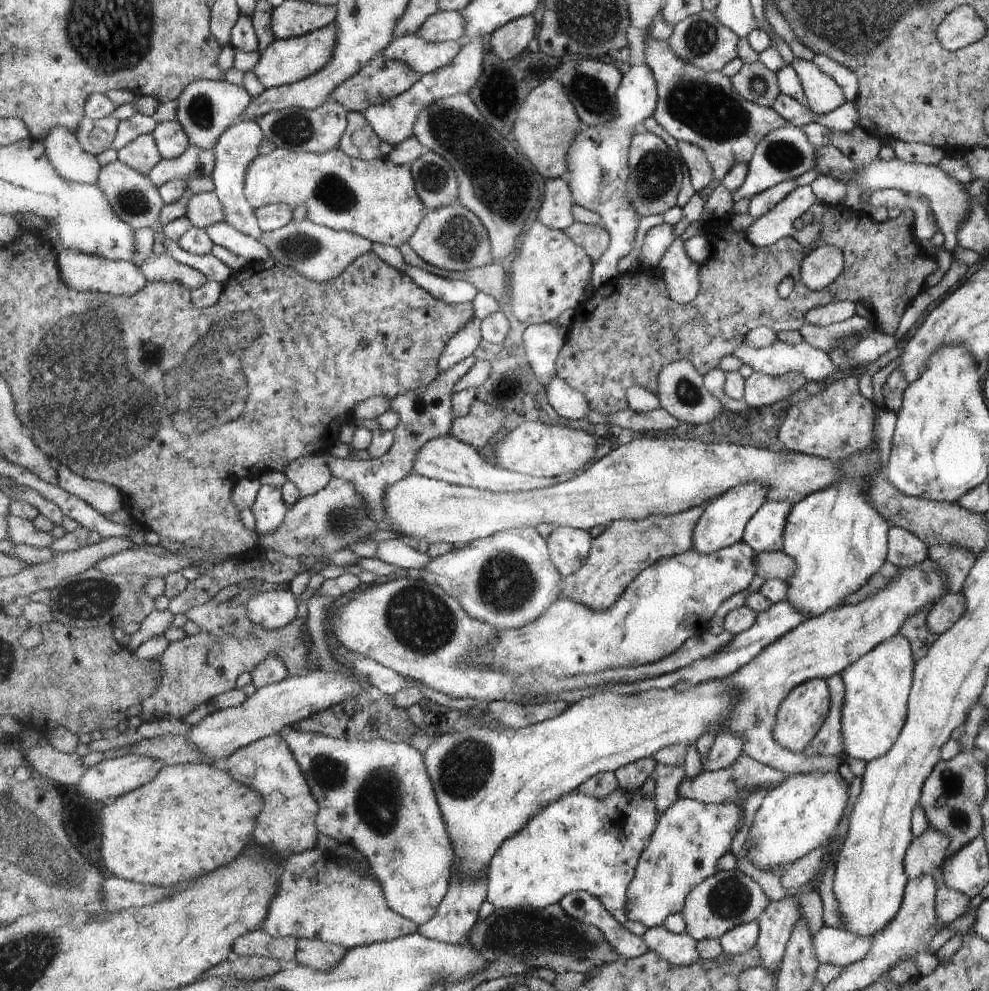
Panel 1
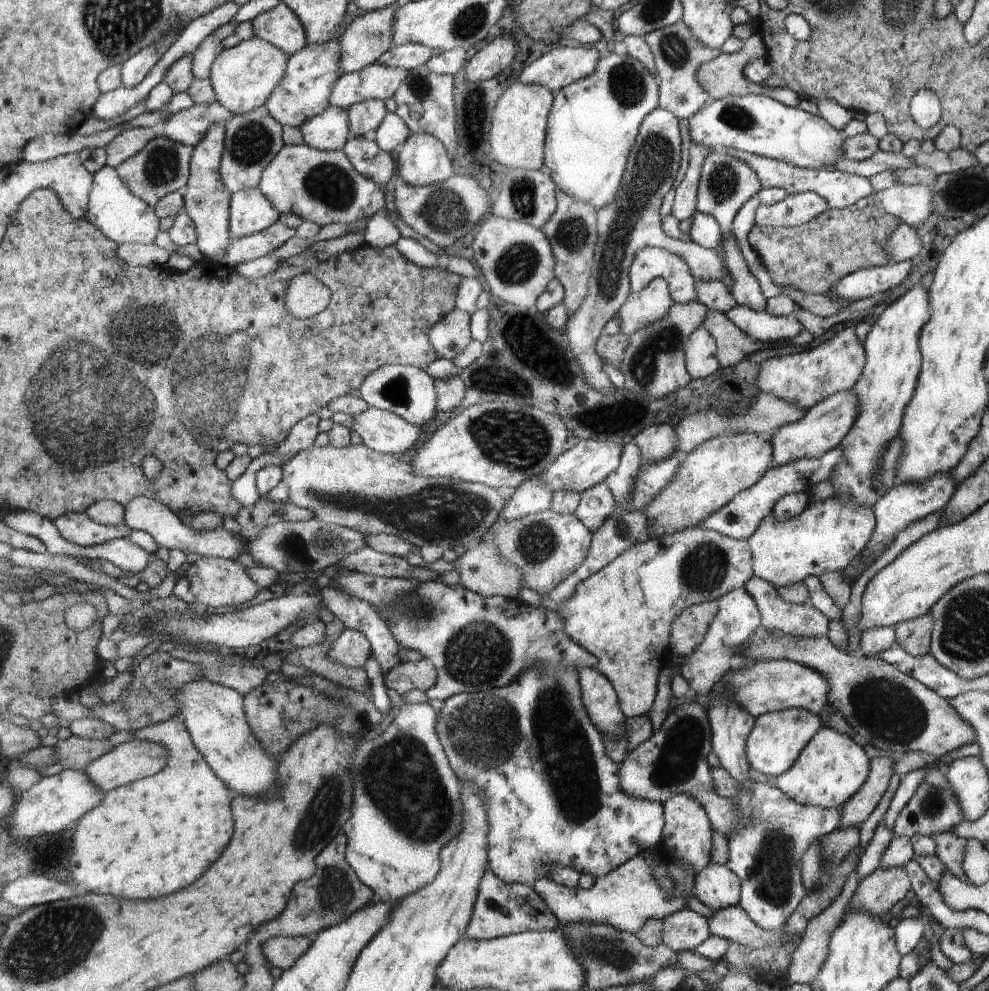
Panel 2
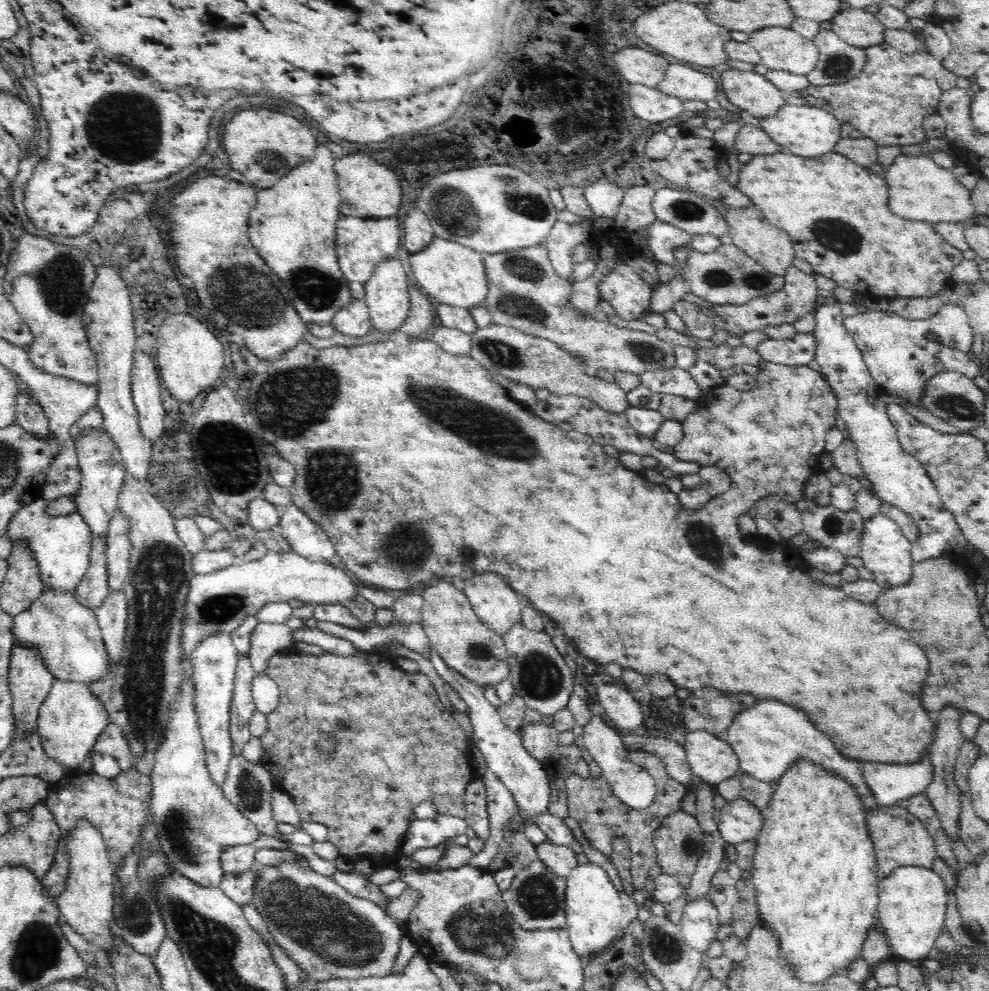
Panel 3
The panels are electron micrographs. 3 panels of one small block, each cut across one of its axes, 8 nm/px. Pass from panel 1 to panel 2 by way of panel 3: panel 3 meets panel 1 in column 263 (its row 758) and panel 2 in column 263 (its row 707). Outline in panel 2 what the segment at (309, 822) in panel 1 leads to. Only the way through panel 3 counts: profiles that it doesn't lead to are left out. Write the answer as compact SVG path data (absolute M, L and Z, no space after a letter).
M201 678L193 684L185 684L175 698L195 746L228 787L243 794L267 794L275 790L279 761L267 754L254 734L247 720L244 696L238 690Z

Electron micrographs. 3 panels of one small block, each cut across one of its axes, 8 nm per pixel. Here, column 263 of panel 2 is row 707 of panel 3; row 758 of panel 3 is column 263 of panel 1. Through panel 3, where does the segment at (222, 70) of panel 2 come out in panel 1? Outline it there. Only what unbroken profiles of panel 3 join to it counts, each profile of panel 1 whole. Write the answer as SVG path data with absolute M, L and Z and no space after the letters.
M333 23L321 30L304 34L294 39L276 39L271 46L260 55L259 64L254 73L268 88L292 85L303 79L312 77L331 64L338 44L338 24Z

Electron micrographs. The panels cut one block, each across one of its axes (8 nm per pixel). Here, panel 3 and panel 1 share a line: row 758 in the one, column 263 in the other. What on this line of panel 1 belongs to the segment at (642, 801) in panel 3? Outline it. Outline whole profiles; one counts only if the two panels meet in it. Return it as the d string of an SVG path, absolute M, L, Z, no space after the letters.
M278 588L276 591L259 593L249 600L245 606L248 610L250 619L268 631L279 630L290 625L297 618L297 601L291 591L283 591Z

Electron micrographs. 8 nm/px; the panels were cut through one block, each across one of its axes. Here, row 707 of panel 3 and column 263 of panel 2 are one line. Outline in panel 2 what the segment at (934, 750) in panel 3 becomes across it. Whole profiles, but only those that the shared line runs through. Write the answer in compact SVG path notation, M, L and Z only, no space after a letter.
M277 937L263 944L263 954L269 964L281 968L282 971L291 970L297 961L313 944L312 937Z

